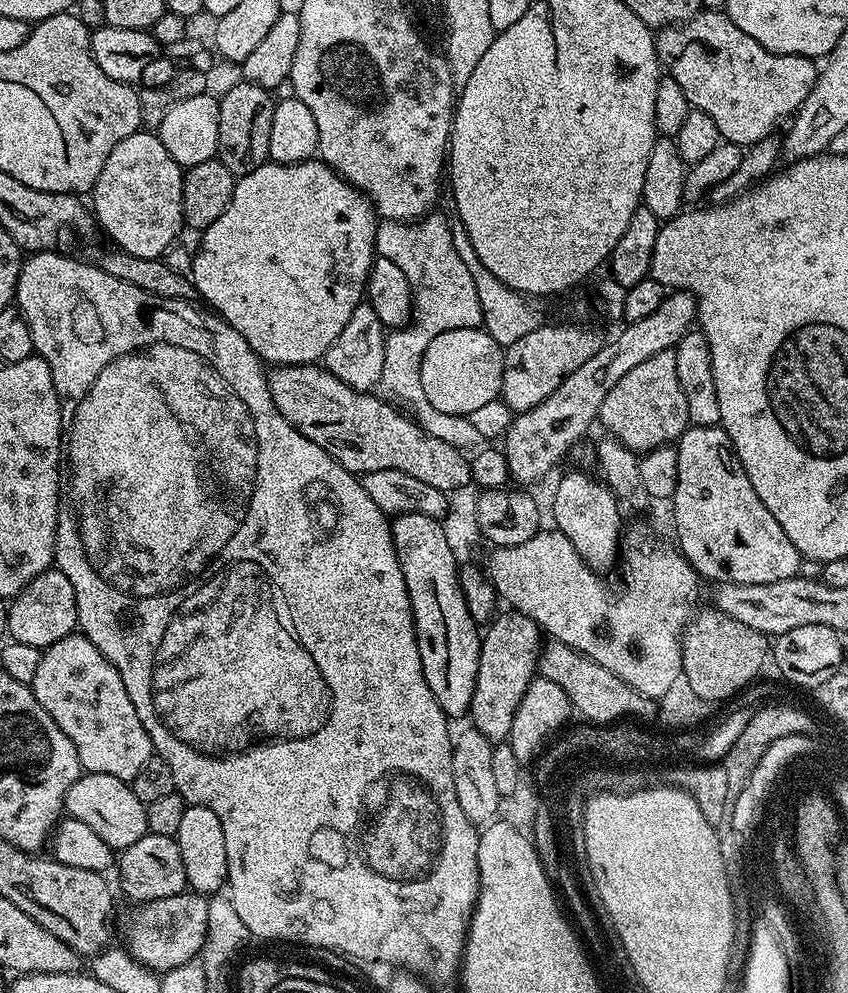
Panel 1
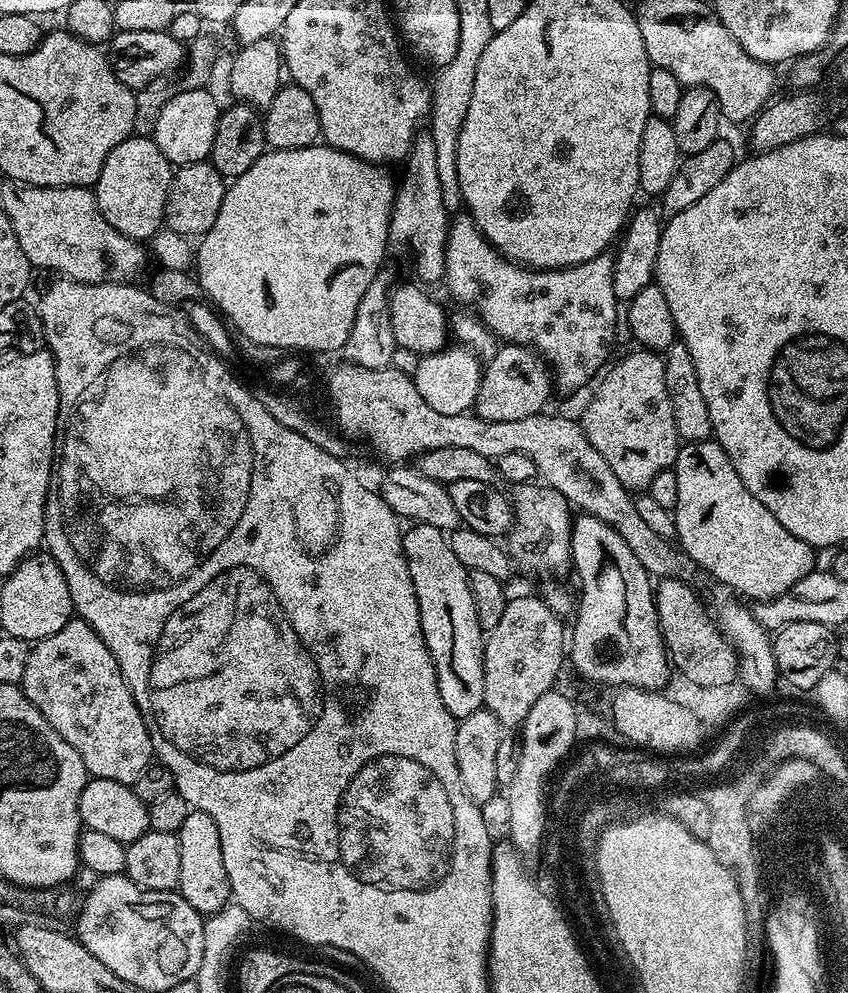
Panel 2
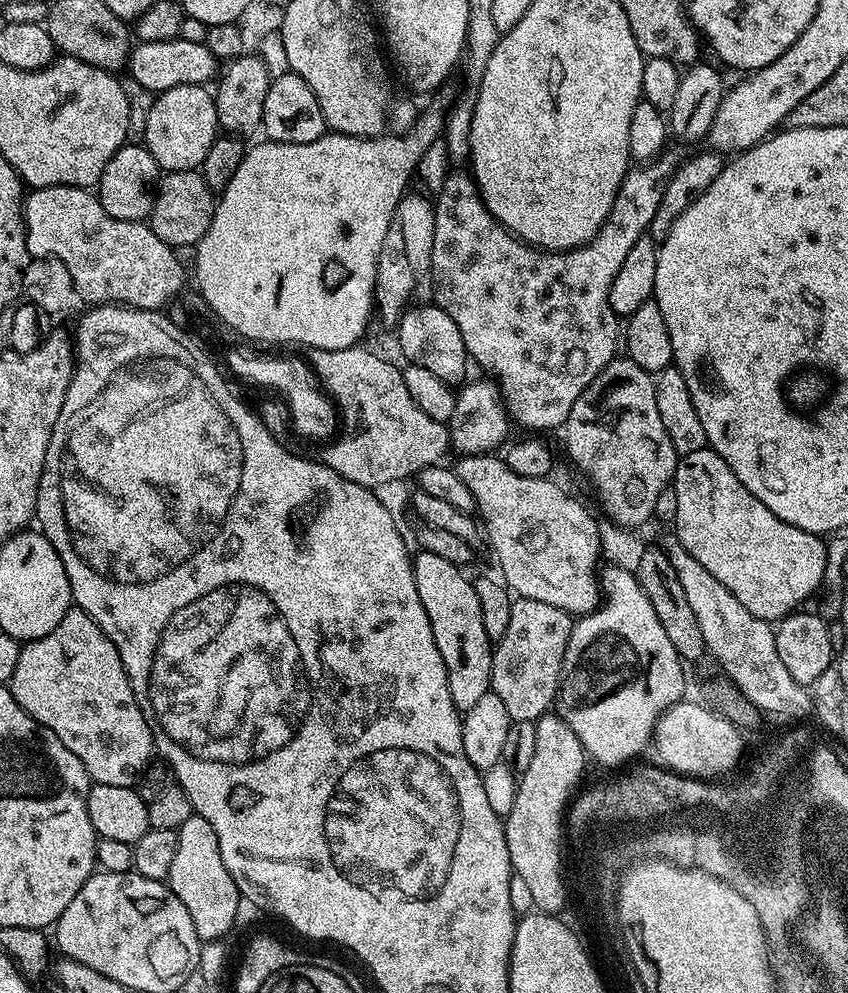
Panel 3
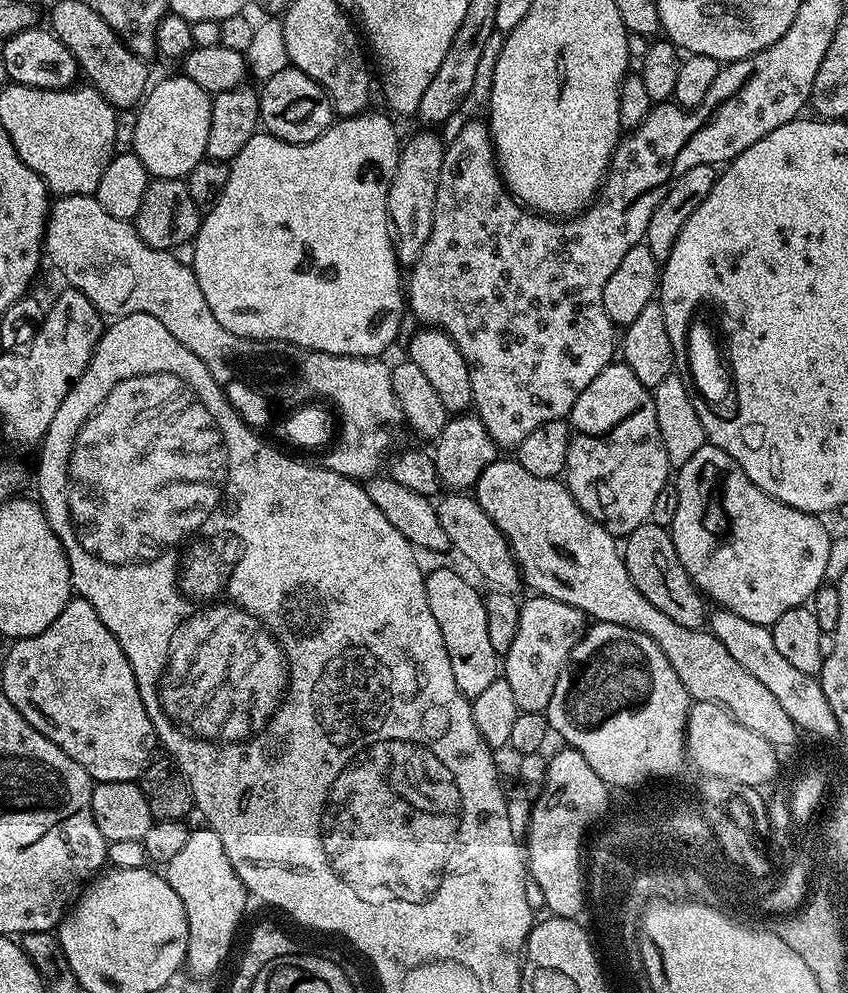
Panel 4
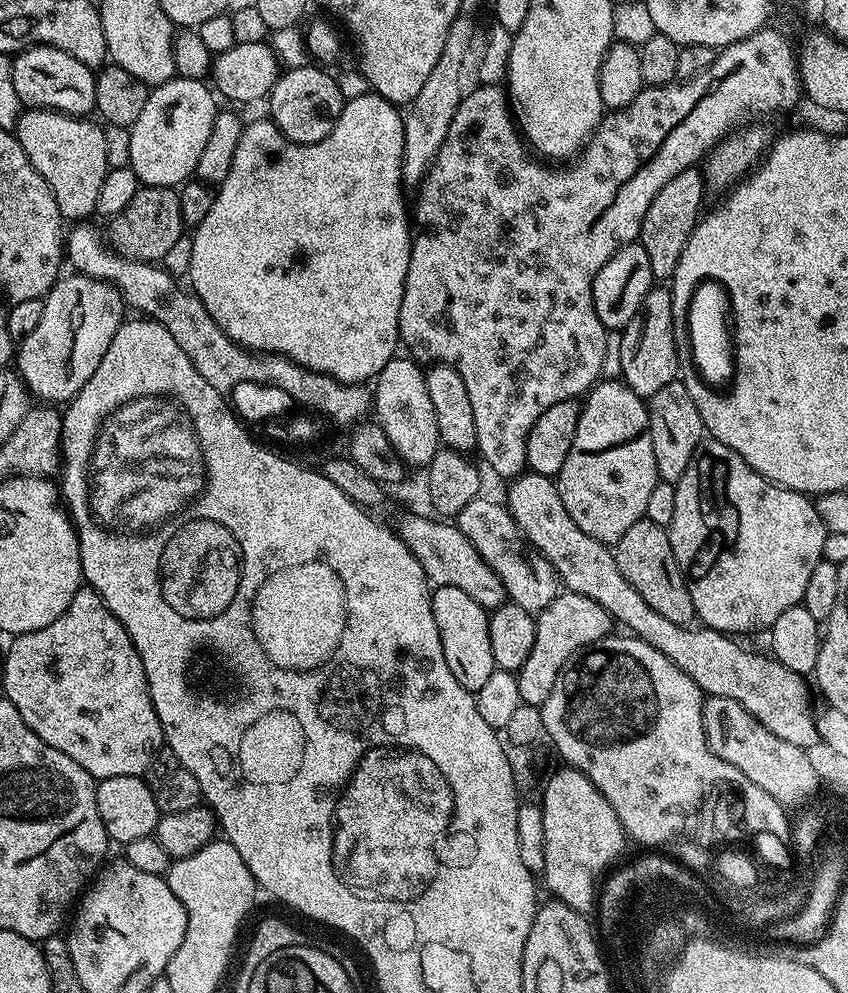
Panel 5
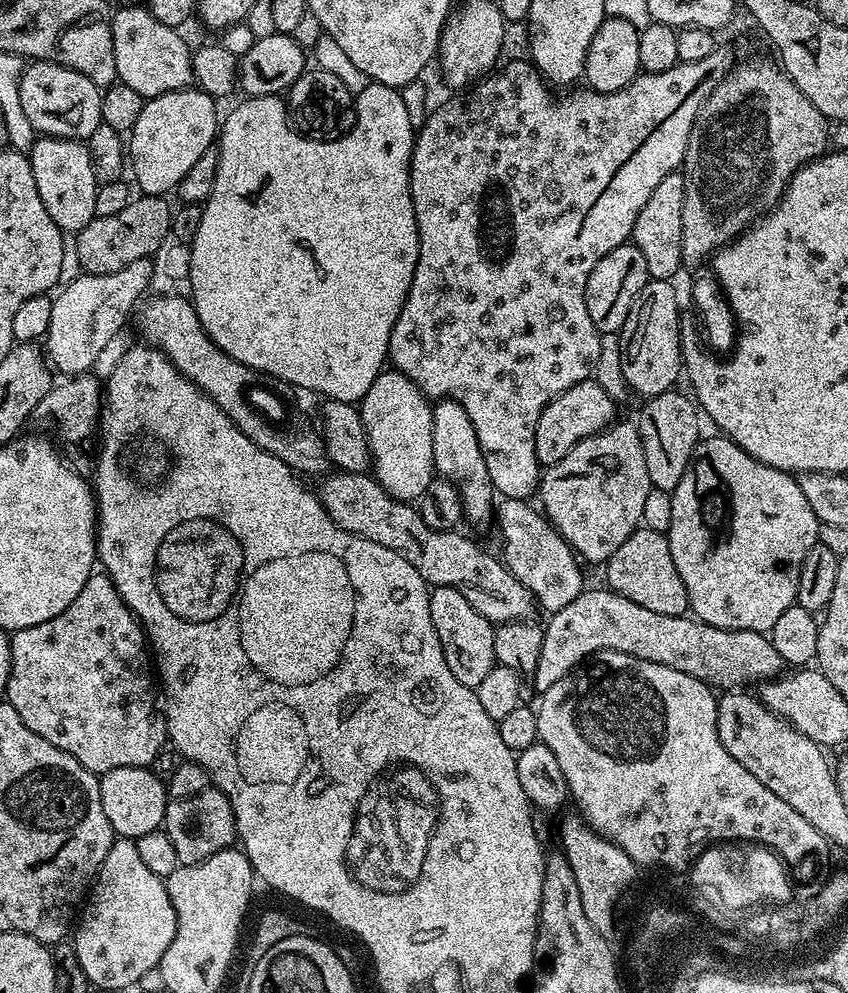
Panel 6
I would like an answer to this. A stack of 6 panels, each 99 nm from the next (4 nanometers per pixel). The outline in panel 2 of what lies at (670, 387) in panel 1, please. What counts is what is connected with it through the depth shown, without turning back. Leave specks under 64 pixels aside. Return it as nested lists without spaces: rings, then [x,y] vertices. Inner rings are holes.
[[[651,350],[635,351],[622,357],[616,365],[613,363],[603,373],[604,381],[597,386],[596,392],[594,388],[589,395],[588,404],[582,413],[582,423],[586,438],[590,438],[590,446],[594,446],[594,450],[598,450],[606,462],[610,462],[610,470],[618,474],[618,482],[622,482],[629,490],[647,490],[659,472],[669,471],[675,465],[682,441],[676,429],[670,390],[666,390],[663,355]]]

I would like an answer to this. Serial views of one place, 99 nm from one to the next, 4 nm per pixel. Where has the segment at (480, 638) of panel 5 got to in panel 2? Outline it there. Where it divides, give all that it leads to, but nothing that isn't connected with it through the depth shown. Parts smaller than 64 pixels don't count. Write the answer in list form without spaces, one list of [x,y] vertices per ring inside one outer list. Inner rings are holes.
[[[413,523],[412,528],[403,533],[404,557],[410,570],[410,578],[414,582],[414,594],[418,598],[418,610],[422,622],[422,634],[426,638],[426,646],[430,650],[430,658],[436,667],[438,690],[442,694],[442,702],[446,710],[456,717],[457,721],[474,714],[484,707],[484,642],[486,633],[478,626],[478,610],[474,610],[474,594],[470,594],[468,585],[468,569],[458,562],[458,554],[450,546],[445,529],[435,528],[429,524]]]

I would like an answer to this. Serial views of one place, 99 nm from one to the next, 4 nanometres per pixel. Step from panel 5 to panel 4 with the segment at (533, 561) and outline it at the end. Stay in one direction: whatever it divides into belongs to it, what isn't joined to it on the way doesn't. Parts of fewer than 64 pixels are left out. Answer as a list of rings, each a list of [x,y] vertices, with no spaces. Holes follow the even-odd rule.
[[[448,494],[445,500],[437,499],[435,506],[438,522],[442,522],[442,530],[446,530],[446,538],[450,538],[452,548],[460,551],[492,586],[500,590],[516,590],[516,587],[521,587],[521,572],[508,540],[475,498],[468,494]]]

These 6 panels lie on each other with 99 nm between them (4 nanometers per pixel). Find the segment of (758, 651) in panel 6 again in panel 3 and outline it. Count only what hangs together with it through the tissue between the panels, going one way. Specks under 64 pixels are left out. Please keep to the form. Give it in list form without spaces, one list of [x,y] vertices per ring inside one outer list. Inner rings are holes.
[[[521,598],[513,599],[510,610],[510,622],[506,626],[506,634],[495,641],[492,649],[492,682],[490,690],[502,698],[506,705],[506,714],[513,722],[518,720],[537,721],[556,703],[556,692],[560,689],[560,671],[564,665],[566,646],[570,642],[573,617],[563,612],[558,606],[550,603],[532,601]]]

